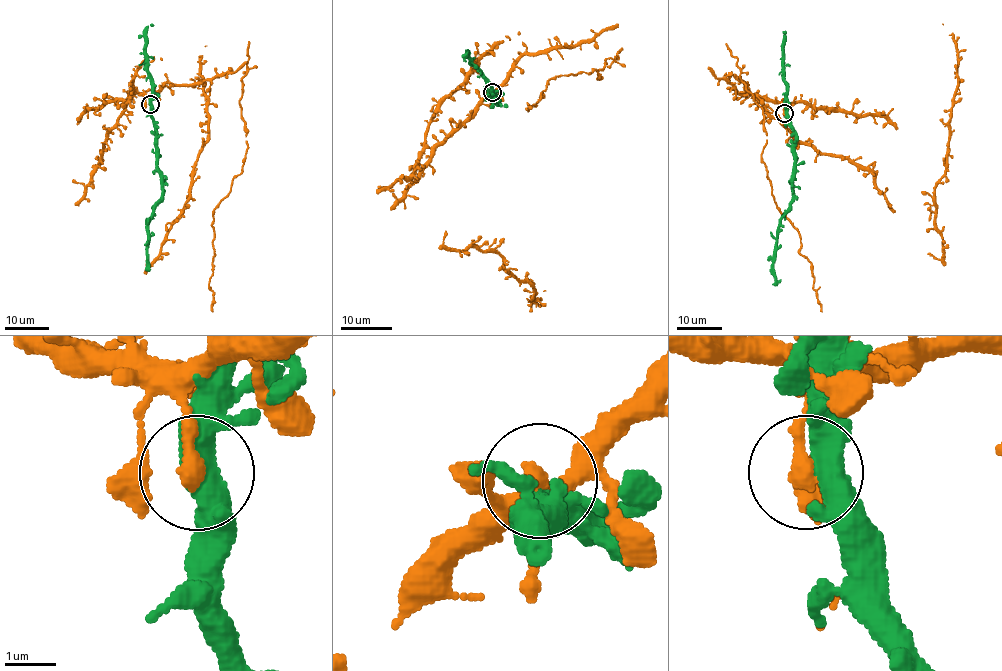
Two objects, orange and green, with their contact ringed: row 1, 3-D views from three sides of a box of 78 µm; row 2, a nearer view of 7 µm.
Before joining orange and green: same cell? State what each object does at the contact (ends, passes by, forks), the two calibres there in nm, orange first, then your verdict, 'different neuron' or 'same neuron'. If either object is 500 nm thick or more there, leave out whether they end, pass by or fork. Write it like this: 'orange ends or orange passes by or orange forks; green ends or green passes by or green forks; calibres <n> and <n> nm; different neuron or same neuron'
orange ends; green passes by; calibres 340 and 480 nm; different neuron

